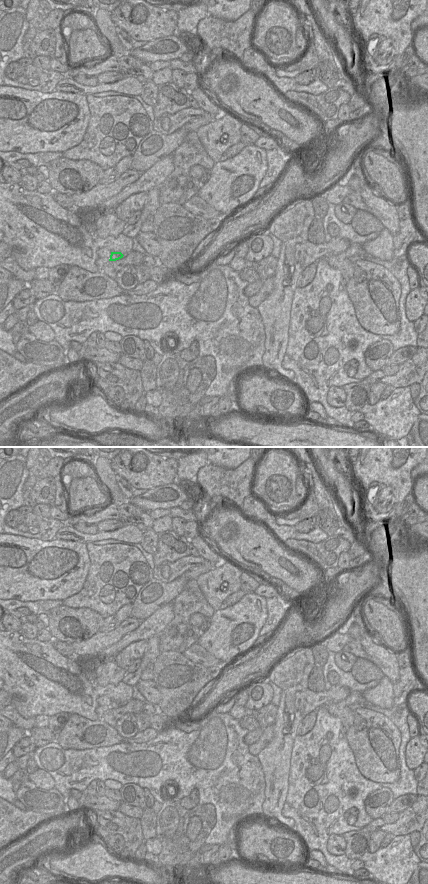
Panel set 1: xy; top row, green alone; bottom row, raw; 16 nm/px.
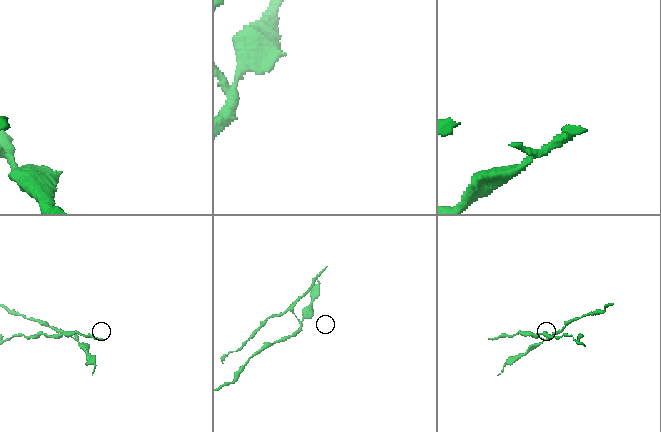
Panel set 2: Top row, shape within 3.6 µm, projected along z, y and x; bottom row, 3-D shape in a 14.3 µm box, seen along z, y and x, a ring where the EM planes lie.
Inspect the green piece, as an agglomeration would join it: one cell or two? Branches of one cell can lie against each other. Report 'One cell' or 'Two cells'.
Two cells

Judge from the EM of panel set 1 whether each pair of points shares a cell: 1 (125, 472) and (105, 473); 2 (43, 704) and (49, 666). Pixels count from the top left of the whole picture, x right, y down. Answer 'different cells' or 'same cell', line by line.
1: different cells
2: same cell

